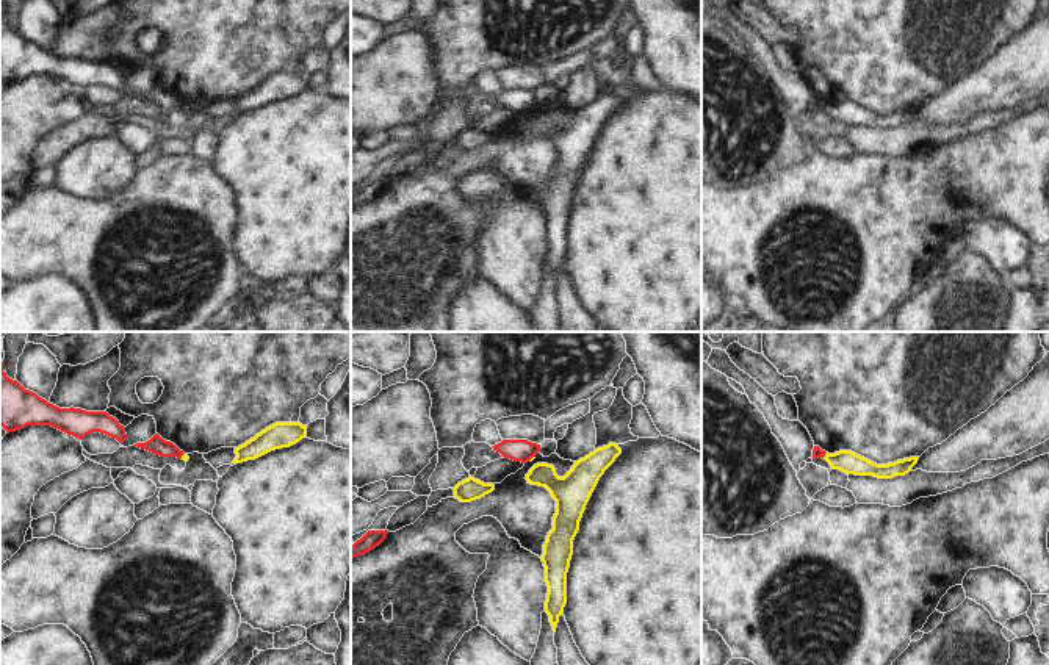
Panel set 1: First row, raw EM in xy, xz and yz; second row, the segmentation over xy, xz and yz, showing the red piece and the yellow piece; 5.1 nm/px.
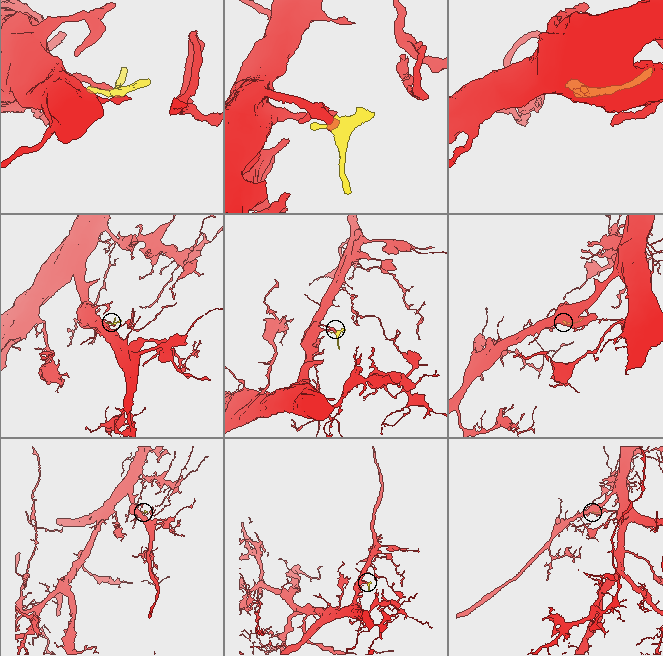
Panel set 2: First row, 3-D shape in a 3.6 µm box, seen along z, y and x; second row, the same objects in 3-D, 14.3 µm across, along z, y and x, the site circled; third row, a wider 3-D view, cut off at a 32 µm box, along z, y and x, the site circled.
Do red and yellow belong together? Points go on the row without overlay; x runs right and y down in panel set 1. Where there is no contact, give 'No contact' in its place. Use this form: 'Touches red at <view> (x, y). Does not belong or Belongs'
Touches red at xz (531, 107). Does not belong.

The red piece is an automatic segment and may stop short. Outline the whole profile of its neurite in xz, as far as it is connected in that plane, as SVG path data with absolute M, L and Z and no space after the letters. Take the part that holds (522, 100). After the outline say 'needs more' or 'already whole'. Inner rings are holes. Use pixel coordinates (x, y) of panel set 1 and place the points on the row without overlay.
M503 89L501 92L492 95L493 100L499 102L504 108L514 111L528 113L532 106L540 102L540 94L531 92L528 89Z; already whole

